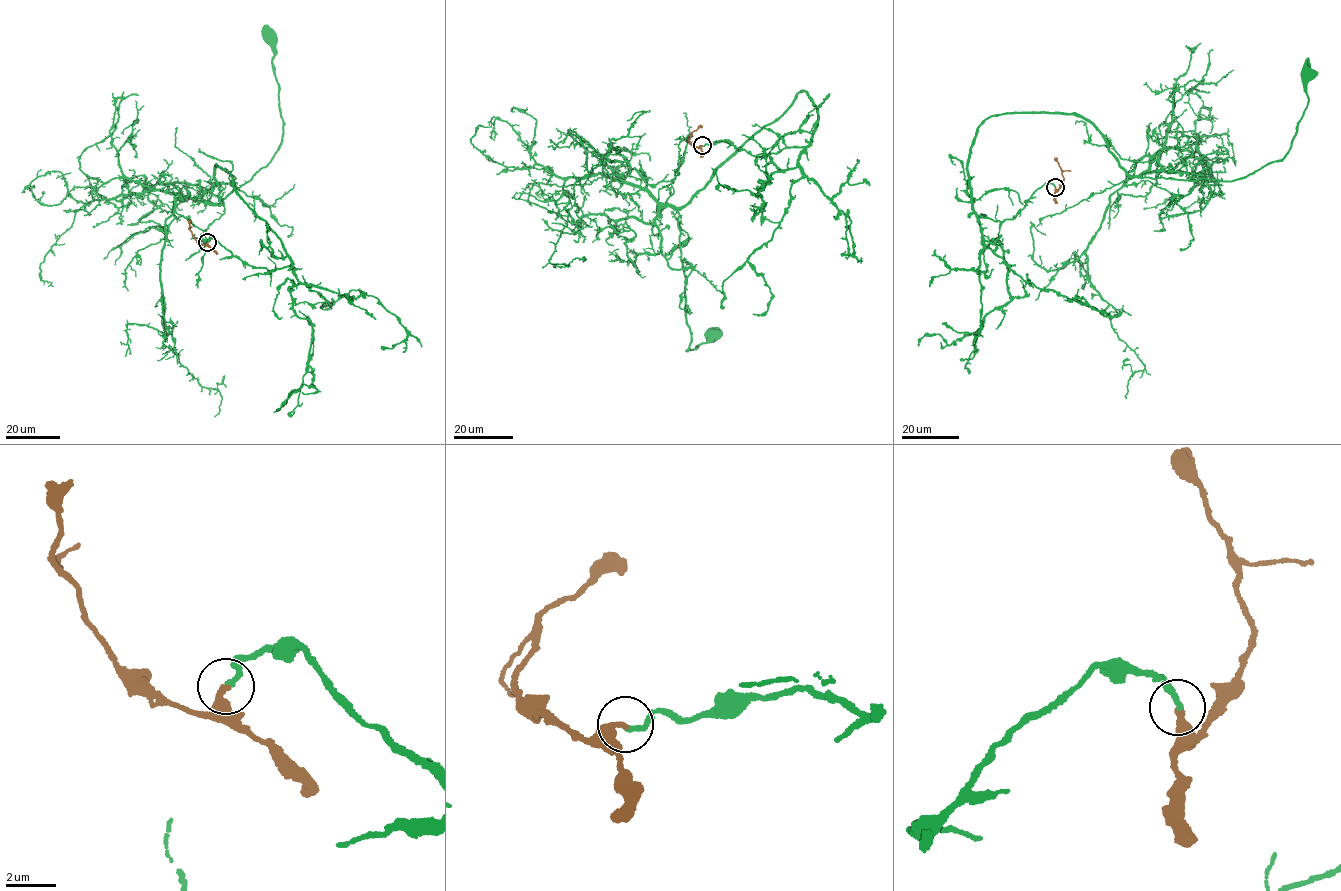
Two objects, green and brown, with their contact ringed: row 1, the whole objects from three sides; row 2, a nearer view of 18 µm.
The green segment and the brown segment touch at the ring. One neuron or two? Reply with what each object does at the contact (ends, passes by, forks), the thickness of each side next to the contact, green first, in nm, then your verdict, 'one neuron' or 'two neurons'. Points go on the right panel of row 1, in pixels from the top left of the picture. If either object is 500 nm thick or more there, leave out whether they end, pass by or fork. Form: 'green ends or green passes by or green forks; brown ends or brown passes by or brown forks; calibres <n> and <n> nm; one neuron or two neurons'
green ends; brown ends; calibres 200 and 300 nm; one neuron

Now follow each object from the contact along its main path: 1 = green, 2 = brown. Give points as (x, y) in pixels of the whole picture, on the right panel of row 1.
1: (1055, 187), (1010, 220), (979, 216), (980, 125), (1077, 115), (1130, 174), (1231, 182), (1290, 149), (1310, 72)
2: (1055, 187), (1060, 189), (1063, 178), (1054, 157)

